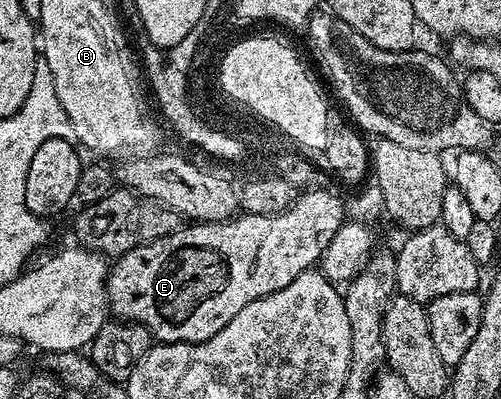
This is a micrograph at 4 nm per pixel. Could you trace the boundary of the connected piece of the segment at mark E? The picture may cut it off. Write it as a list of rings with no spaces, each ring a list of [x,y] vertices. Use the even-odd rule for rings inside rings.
[[[315,188],[298,194],[292,205],[279,214],[247,214],[242,212],[233,218],[226,219],[224,222],[186,224],[173,230],[168,236],[147,242],[145,246],[132,248],[128,252],[115,257],[112,262],[112,264],[120,264],[120,260],[122,262],[121,321],[139,322],[141,326],[147,326],[150,330],[151,339],[157,340],[159,343],[203,342],[208,340],[212,336],[216,336],[216,332],[220,332],[220,328],[224,328],[224,324],[228,324],[228,320],[232,320],[232,316],[236,316],[236,312],[240,312],[240,308],[244,308],[252,300],[268,296],[280,288],[288,288],[288,284],[292,284],[292,280],[296,280],[296,276],[300,276],[305,270],[311,269],[321,259],[322,253],[326,250],[326,245],[336,236],[336,232],[347,221],[347,218],[347,207],[342,207],[341,200],[332,191]]]

